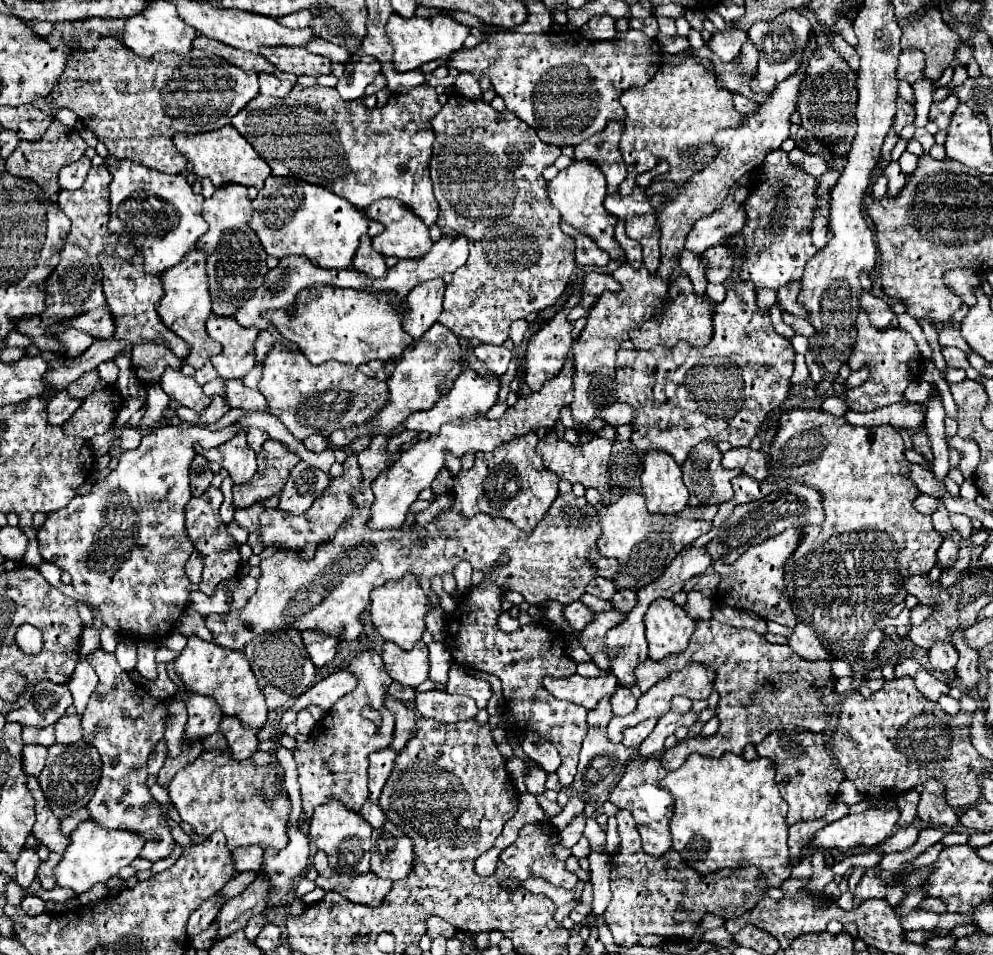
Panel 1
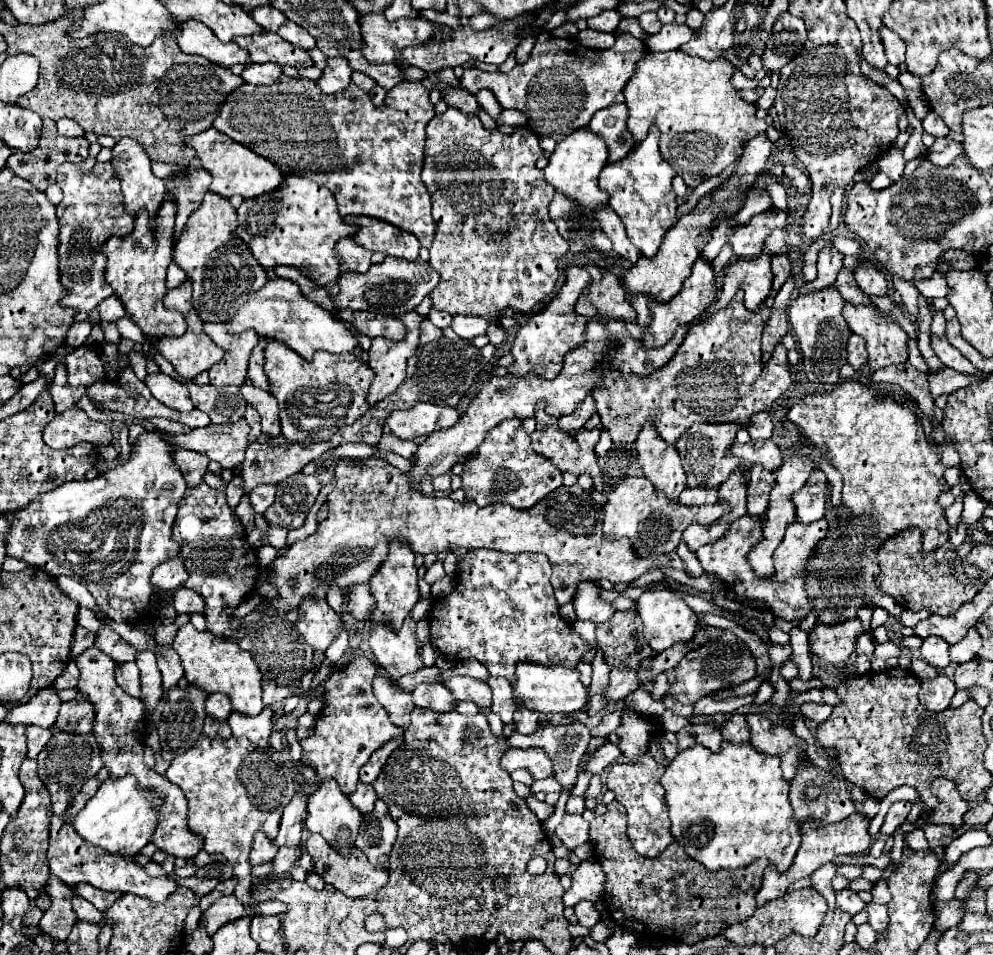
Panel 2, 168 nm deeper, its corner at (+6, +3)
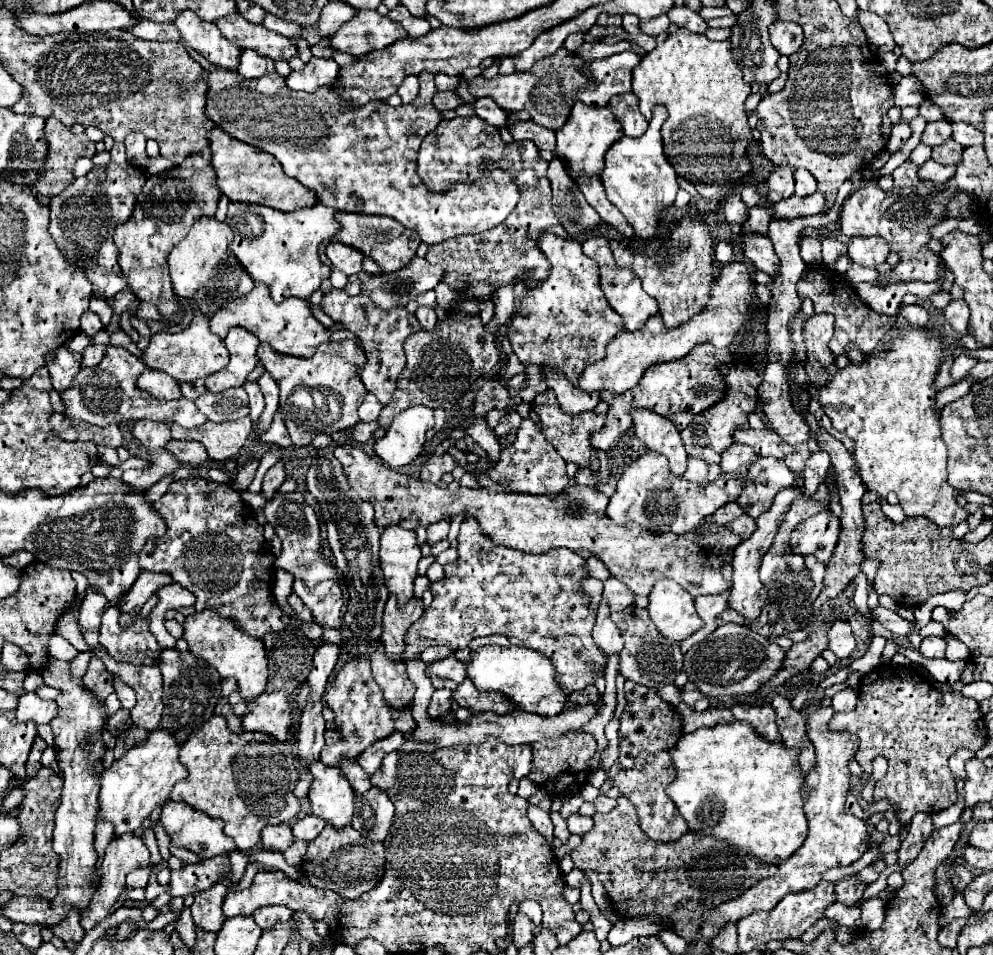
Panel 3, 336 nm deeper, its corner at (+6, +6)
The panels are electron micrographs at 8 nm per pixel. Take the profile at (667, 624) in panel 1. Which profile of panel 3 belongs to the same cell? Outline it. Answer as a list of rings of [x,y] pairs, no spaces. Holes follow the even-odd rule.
[[[658,580],[650,592],[650,618],[658,632],[672,640],[684,640],[704,626],[696,614],[694,598],[672,580]]]

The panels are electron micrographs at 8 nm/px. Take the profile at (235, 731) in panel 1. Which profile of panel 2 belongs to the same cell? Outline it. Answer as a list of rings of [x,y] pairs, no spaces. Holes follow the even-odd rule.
[[[264,707],[264,711],[256,717],[248,717],[248,715],[240,715],[240,713],[232,711],[232,715],[226,719],[226,723],[230,725],[234,739],[246,737],[246,739],[250,739],[252,745],[262,749],[268,745],[268,737],[272,733],[272,715],[274,715],[272,707]]]

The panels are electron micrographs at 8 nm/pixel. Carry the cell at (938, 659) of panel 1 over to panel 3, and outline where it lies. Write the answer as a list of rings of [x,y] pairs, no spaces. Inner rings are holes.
[[[928,636],[922,640],[918,652],[924,656],[924,658],[944,658],[944,652],[946,652],[946,642],[942,638],[936,638],[936,636]]]

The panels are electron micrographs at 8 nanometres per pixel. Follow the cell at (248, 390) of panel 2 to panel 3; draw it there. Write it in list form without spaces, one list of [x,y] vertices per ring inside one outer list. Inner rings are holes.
[[[280,416],[274,418],[272,426],[268,428],[266,434],[260,436],[260,440],[262,440],[262,442],[268,442],[268,444],[274,444],[274,446],[282,446],[282,448],[292,446],[292,440],[290,440],[288,430],[286,430],[286,426],[284,426],[284,422],[282,422]]]

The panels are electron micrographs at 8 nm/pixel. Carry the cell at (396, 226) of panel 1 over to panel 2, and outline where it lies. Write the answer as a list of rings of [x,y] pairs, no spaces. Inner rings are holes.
[[[348,215],[344,217],[344,221],[360,225],[360,231],[354,235],[354,241],[358,245],[406,261],[418,259],[420,241],[416,239],[416,235],[400,231],[400,227],[392,227],[392,223],[384,223],[382,219],[364,219],[364,215]]]

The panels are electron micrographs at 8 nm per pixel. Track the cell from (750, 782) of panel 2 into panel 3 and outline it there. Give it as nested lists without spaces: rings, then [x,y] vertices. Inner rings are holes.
[[[718,722],[712,728],[698,728],[692,734],[682,734],[670,750],[676,764],[676,780],[666,788],[676,808],[690,826],[690,832],[716,836],[752,852],[762,862],[780,862],[790,858],[806,840],[808,824],[802,810],[804,774],[798,766],[798,750],[786,748],[782,742],[766,742],[748,722]]]

